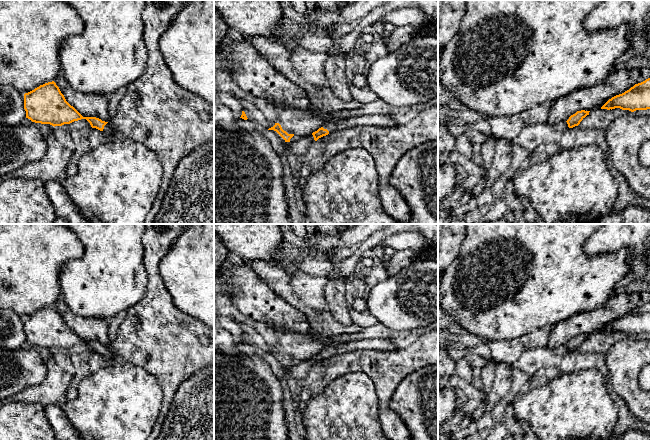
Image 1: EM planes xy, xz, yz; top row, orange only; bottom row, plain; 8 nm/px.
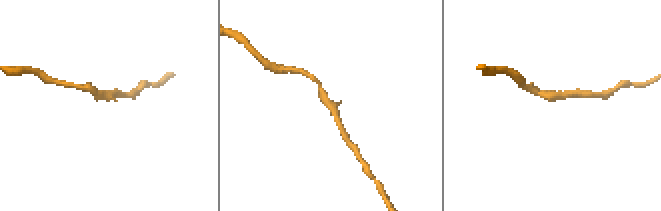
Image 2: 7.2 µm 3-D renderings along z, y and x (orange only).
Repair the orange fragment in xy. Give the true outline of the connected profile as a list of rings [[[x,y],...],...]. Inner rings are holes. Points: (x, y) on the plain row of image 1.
[[[54,305],[45,307],[24,318],[26,342],[32,346],[62,350],[74,345],[86,343],[92,352],[103,355],[105,359],[113,359],[114,353],[108,346],[96,341],[83,341],[71,330]]]

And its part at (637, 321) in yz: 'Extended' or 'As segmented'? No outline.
As segmented

